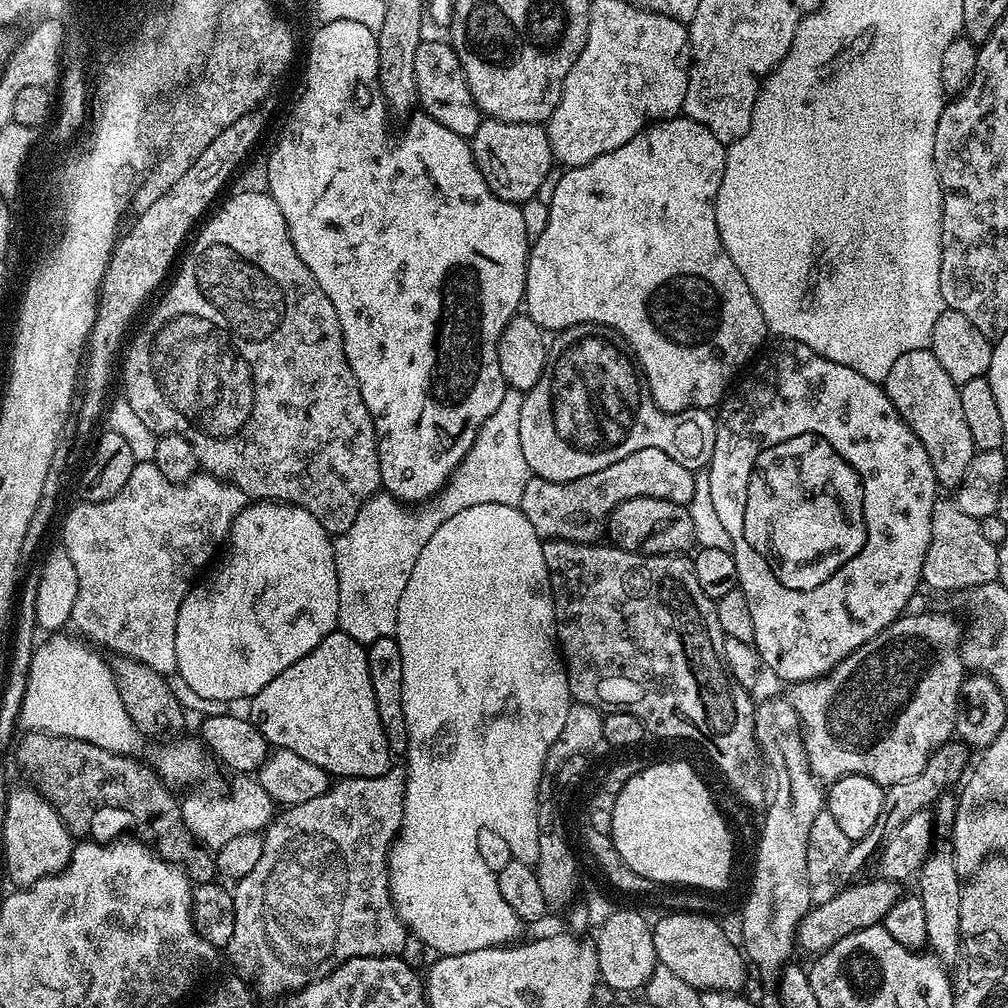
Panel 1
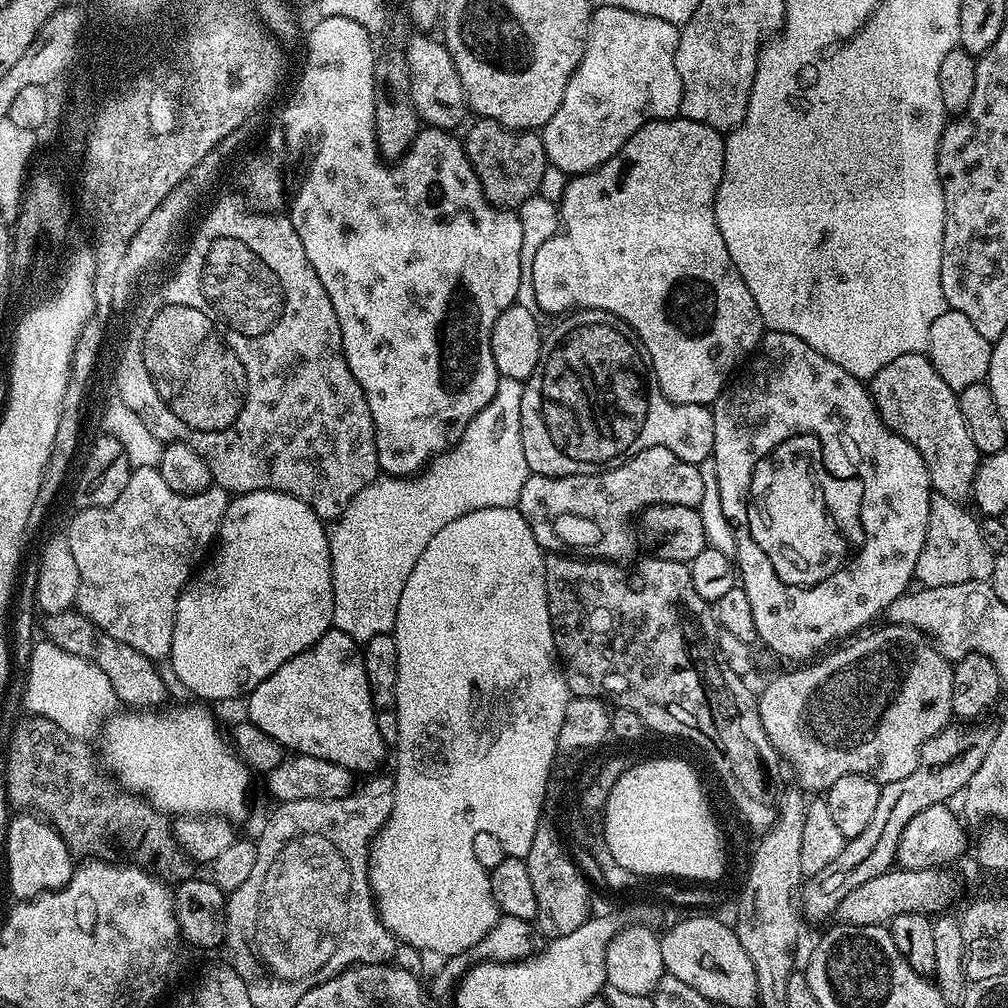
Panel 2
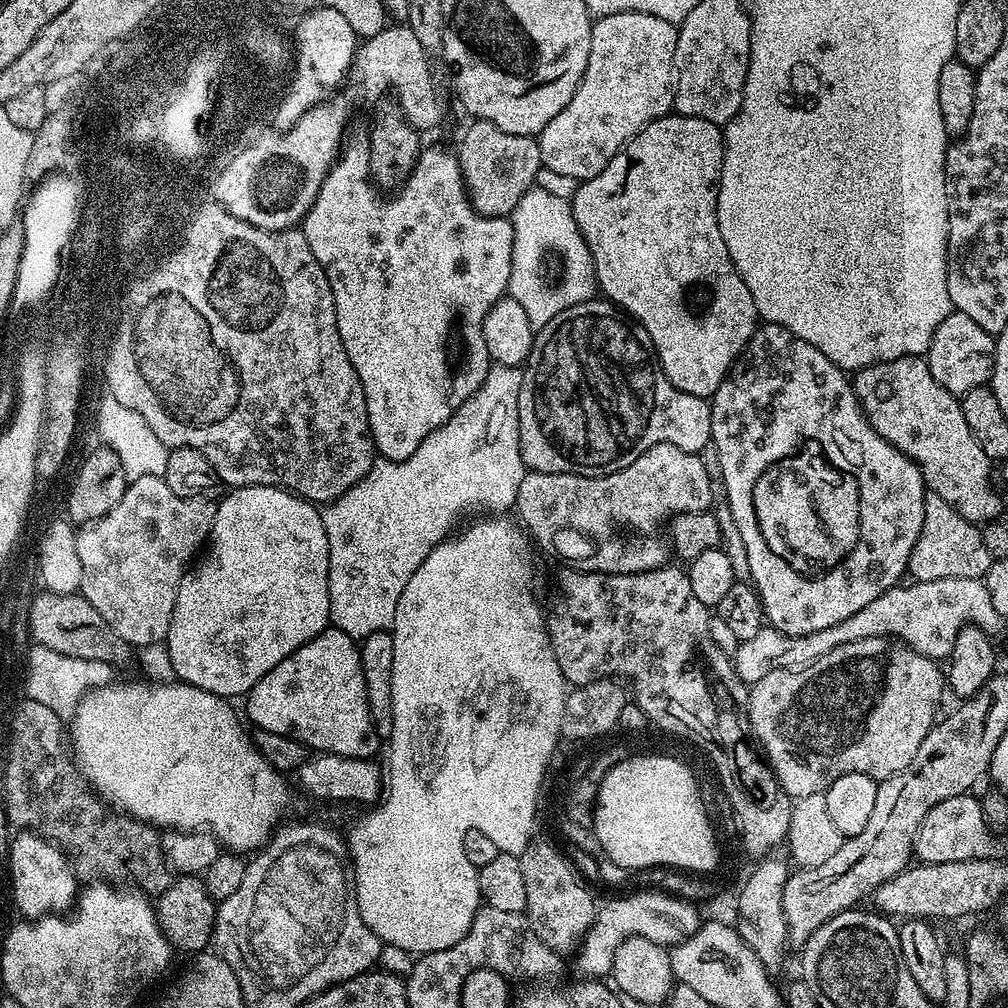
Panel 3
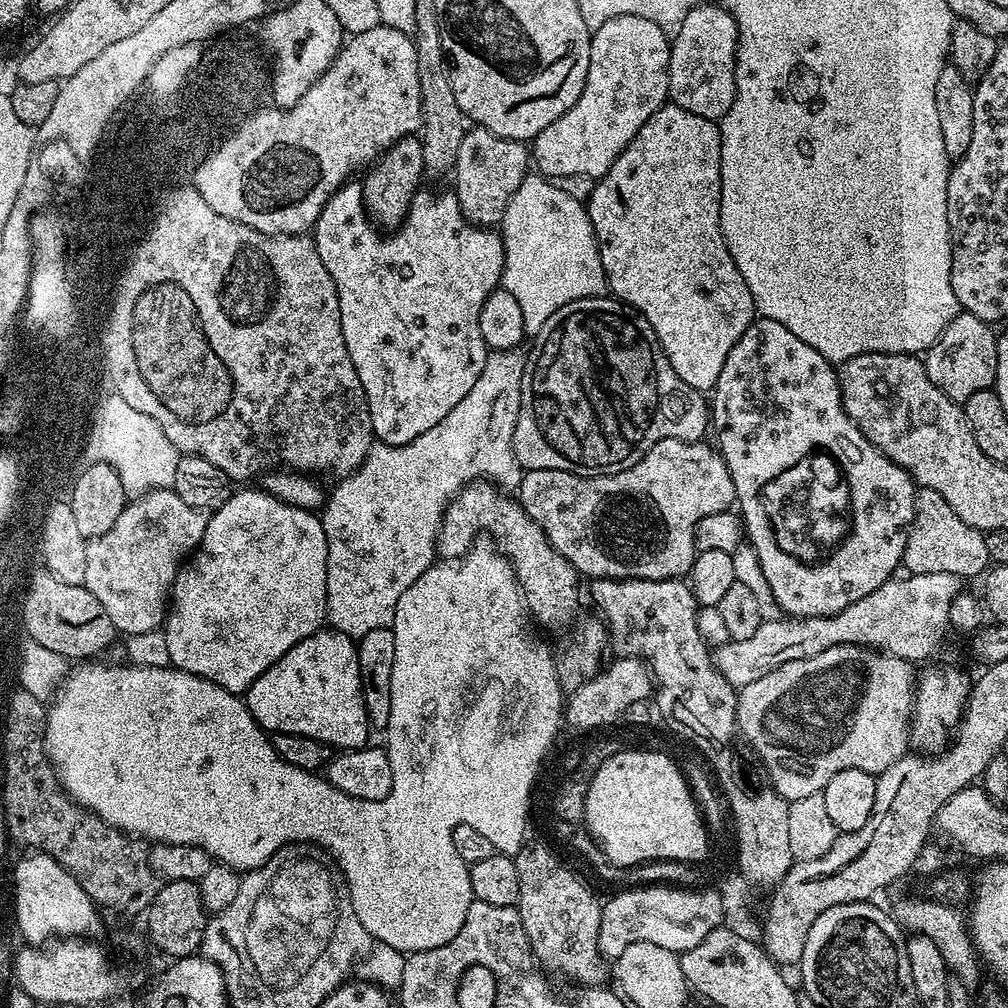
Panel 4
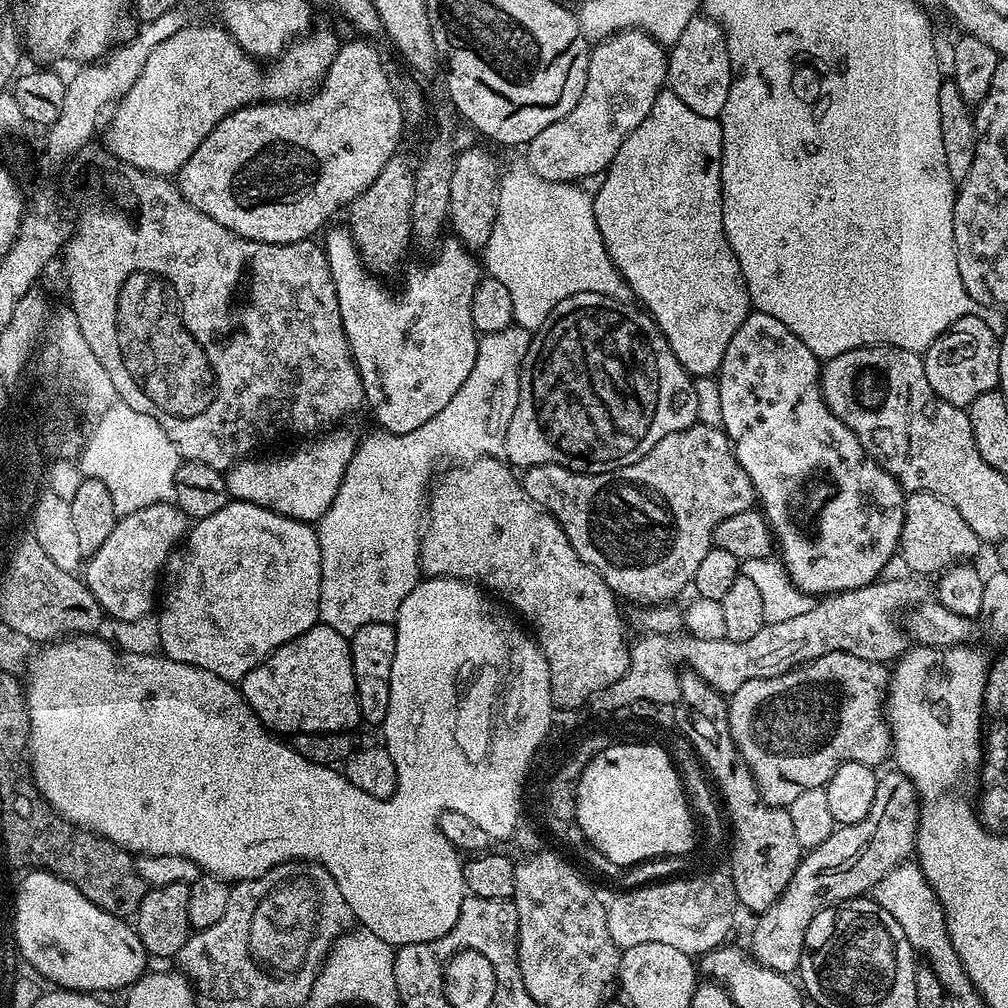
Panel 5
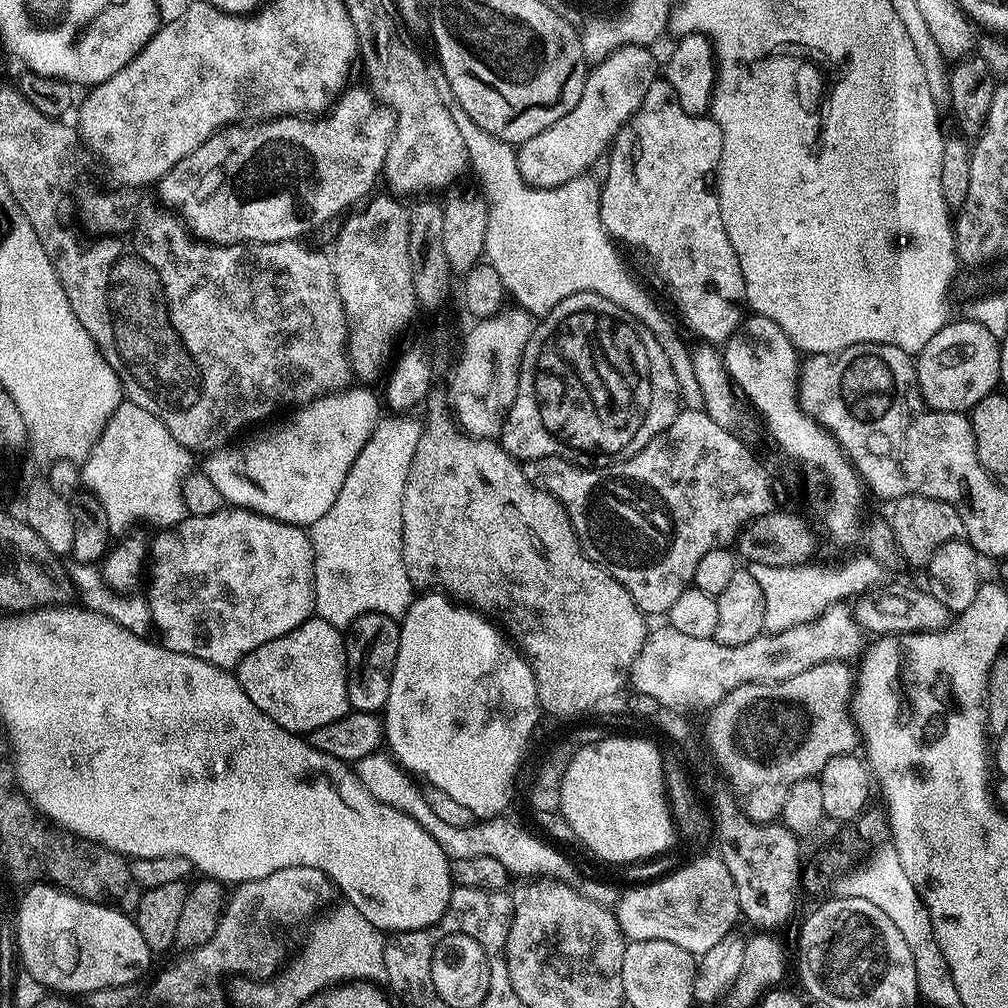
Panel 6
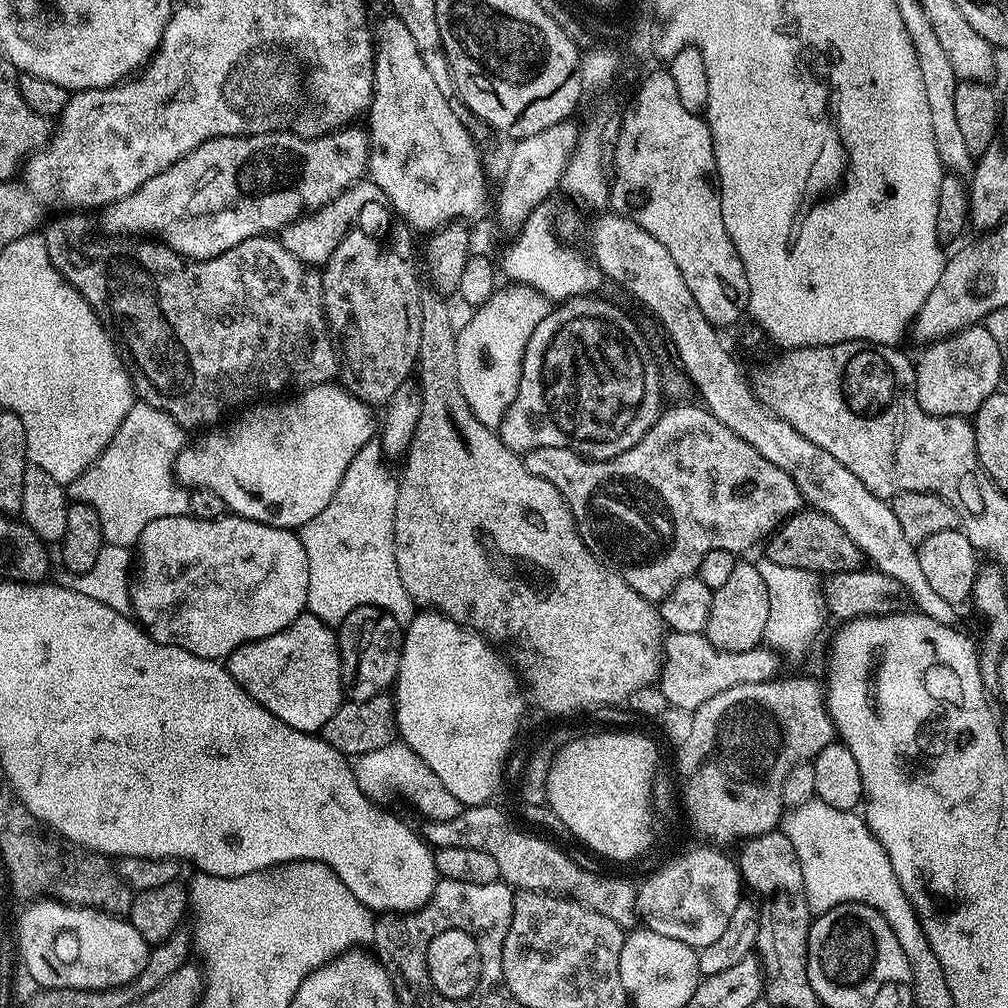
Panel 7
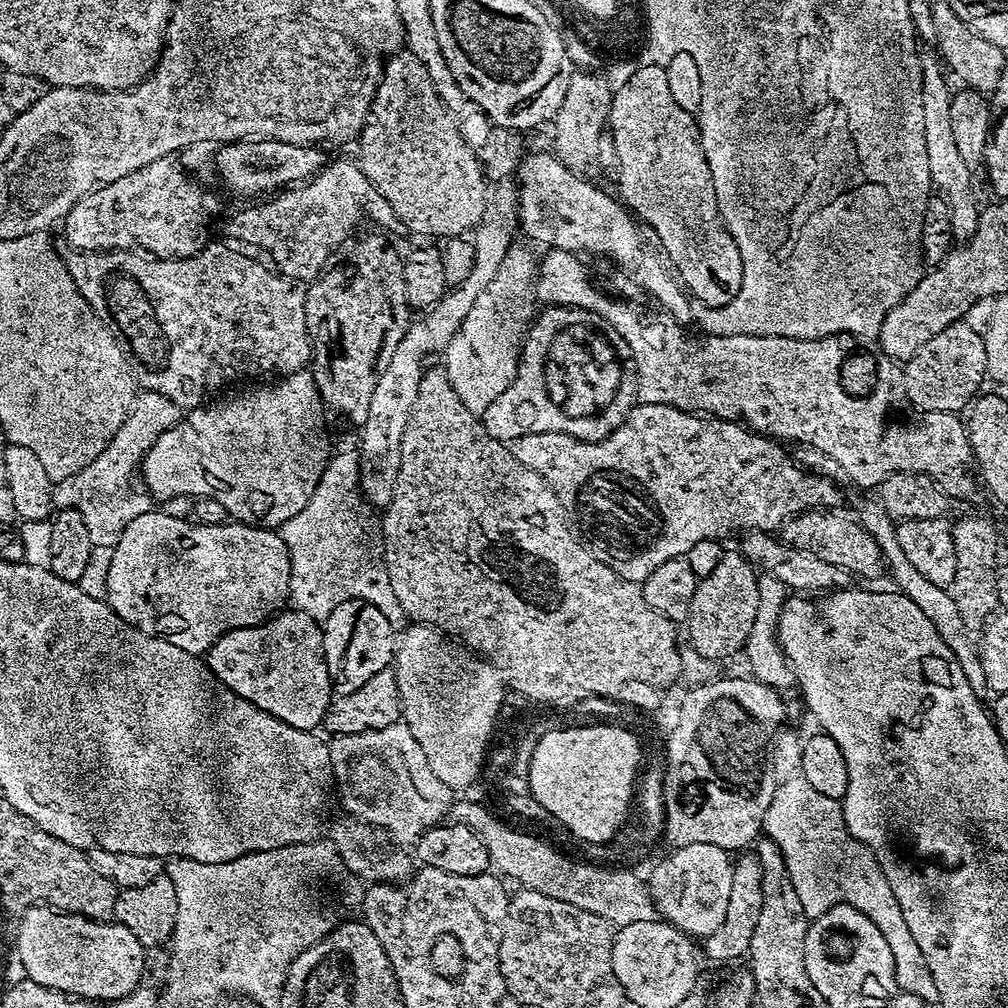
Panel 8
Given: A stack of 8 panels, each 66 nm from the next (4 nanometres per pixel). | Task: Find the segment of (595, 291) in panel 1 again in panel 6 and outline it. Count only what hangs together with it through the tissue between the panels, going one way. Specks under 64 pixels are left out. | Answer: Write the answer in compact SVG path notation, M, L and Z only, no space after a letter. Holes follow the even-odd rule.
M658 78L646 90L646 98L642 98L642 106L638 106L636 113L622 126L622 130L616 135L612 147L607 153L610 162L610 176L600 190L601 220L605 230L612 240L621 245L629 244L640 252L645 252L652 259L660 280L672 291L672 300L684 319L684 324L696 336L701 336L701 341L716 346L727 341L728 337L736 331L742 319L740 304L745 303L746 293L744 291L744 279L742 278L742 266L738 266L738 254L734 254L734 246L730 246L730 238L726 238L726 226L722 226L722 214L718 206L718 194L716 193L716 171L720 169L722 158L722 130L716 125L711 115L695 116L686 114L682 106L678 106L678 94L670 87L667 79Z

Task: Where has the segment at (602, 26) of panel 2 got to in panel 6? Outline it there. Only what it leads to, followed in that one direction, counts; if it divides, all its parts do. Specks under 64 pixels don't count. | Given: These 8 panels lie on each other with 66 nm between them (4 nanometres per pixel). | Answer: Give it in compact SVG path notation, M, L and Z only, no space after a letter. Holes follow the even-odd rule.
M627 44L609 52L603 60L591 65L584 77L582 98L570 114L562 114L554 126L546 126L542 134L534 134L515 149L517 169L526 183L535 188L562 186L575 176L583 176L611 149L622 126L642 106L646 90L658 79L653 49L642 44Z

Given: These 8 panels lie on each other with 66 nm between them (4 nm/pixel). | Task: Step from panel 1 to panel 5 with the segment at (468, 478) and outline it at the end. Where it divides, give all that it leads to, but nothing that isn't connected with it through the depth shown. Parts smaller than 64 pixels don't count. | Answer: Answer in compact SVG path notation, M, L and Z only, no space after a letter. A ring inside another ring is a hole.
M517 326L507 328L506 330L498 330L497 332L483 333L483 335L479 337L480 345L478 346L478 354L474 358L474 370L470 370L470 378L466 378L466 382L462 382L458 394L454 394L454 398L450 402L446 402L444 409L434 418L430 418L430 422L422 422L422 426L418 430L410 430L410 434L402 434L401 436L393 432L375 430L376 432L370 433L365 440L363 437L363 439L357 443L354 454L346 466L346 474L342 478L342 486L338 486L338 494L334 494L334 502L330 502L330 510L326 510L324 517L315 525L316 537L320 543L320 549L322 550L322 558L319 560L318 566L322 570L320 620L323 621L323 623L328 624L339 632L351 634L357 632L359 628L367 624L392 624L393 621L395 621L396 615L398 614L398 606L402 606L406 594L410 594L410 590L414 590L414 586L419 584L422 579L420 570L420 538L422 529L426 524L426 505L430 499L430 485L437 475L436 467L438 467L447 456L453 456L456 462L478 460L481 456L495 456L497 458L504 456L506 430L510 426L510 418L514 418L514 410L518 406L520 371L524 365L526 354L530 350L532 337L533 333L531 331Z

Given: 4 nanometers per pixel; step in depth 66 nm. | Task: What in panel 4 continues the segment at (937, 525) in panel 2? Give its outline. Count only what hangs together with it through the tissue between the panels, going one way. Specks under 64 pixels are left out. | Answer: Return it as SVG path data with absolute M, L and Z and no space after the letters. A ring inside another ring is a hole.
M920 488L916 494L914 518L906 538L902 562L910 568L914 576L954 574L961 578L976 575L979 577L990 564L986 554L986 535L974 526L966 526L966 522L962 522L962 518L958 518L958 514L950 510L942 494L934 494L934 490L929 488Z

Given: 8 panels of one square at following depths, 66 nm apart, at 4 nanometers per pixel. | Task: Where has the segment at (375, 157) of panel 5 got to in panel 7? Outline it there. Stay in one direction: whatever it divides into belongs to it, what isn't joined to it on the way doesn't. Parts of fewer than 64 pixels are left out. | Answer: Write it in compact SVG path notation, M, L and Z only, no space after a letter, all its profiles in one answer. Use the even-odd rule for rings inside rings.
M344 126L315 139L289 130L261 130L256 135L214 137L202 142L181 160L142 182L142 186L126 198L107 205L102 212L104 228L108 231L105 233L120 238L147 234L159 238L172 251L190 260L209 260L244 240L279 233L300 218L297 209L312 204L318 211L316 204L335 196L356 176L367 173L370 136L365 129L363 132L354 127Z

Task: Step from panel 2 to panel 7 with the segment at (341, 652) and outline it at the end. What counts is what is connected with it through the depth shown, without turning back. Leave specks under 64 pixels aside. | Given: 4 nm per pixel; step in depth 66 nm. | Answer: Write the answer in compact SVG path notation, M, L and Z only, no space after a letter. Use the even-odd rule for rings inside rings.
M311 614L300 615L278 634L236 648L226 657L226 667L256 704L299 732L319 733L346 696L337 633Z

